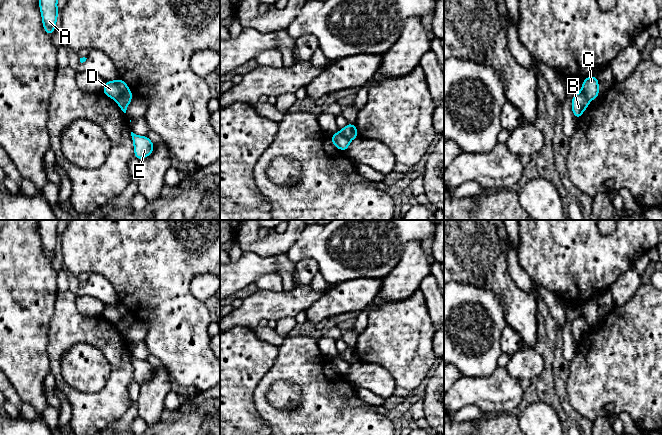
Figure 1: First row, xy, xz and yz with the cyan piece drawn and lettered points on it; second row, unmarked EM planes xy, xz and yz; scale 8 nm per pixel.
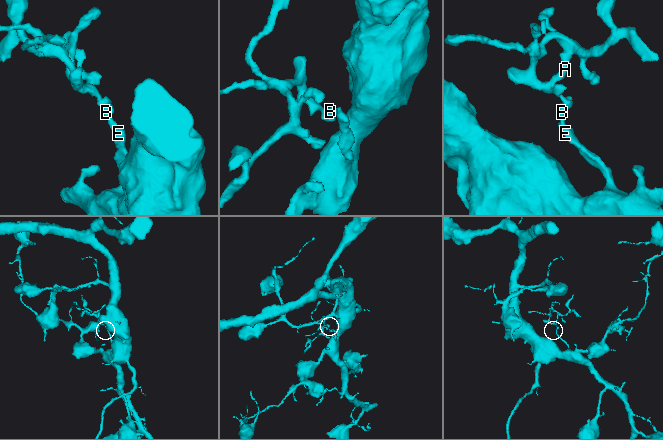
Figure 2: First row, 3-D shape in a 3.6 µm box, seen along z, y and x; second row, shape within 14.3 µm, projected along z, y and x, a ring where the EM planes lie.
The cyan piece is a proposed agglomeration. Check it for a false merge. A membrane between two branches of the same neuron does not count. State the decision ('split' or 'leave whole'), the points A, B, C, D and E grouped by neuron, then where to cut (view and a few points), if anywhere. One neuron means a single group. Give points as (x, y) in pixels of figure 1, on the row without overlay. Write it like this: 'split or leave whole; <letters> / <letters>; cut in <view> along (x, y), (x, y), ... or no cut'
split; A C D / B E; cut in xy along (128, 313), (116, 325)

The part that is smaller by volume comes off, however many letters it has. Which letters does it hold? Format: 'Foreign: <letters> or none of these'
Foreign: A, C, D

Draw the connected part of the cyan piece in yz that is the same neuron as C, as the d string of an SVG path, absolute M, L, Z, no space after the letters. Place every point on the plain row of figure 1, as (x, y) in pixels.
M589 300L582 305L582 314L584 315L588 325L592 325L595 322L598 322L600 319L598 314L599 305L597 300Z

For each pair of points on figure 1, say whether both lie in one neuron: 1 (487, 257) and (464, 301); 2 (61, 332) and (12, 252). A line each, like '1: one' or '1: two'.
1: two
2: two

